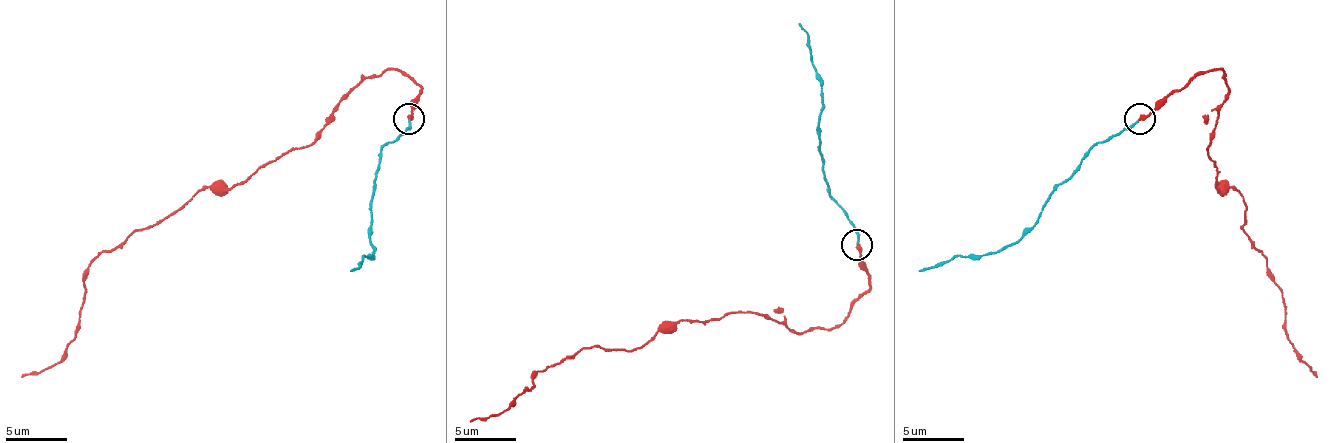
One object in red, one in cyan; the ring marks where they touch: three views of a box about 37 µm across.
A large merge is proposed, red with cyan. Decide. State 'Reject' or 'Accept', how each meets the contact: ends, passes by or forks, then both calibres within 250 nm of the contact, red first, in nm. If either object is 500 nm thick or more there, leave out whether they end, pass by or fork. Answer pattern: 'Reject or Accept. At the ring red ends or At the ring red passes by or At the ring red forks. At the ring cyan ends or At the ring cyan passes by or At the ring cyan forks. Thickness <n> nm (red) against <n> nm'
Accept. At the ring red ends. At the ring cyan ends. Thickness 300 nm (red) against 180 nm

